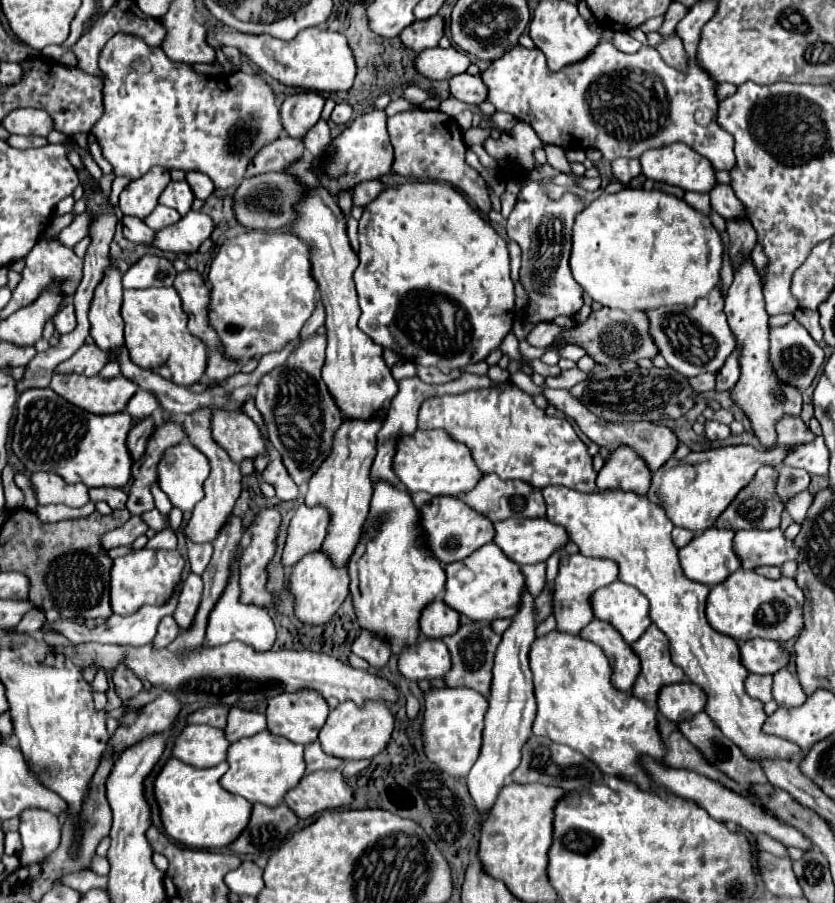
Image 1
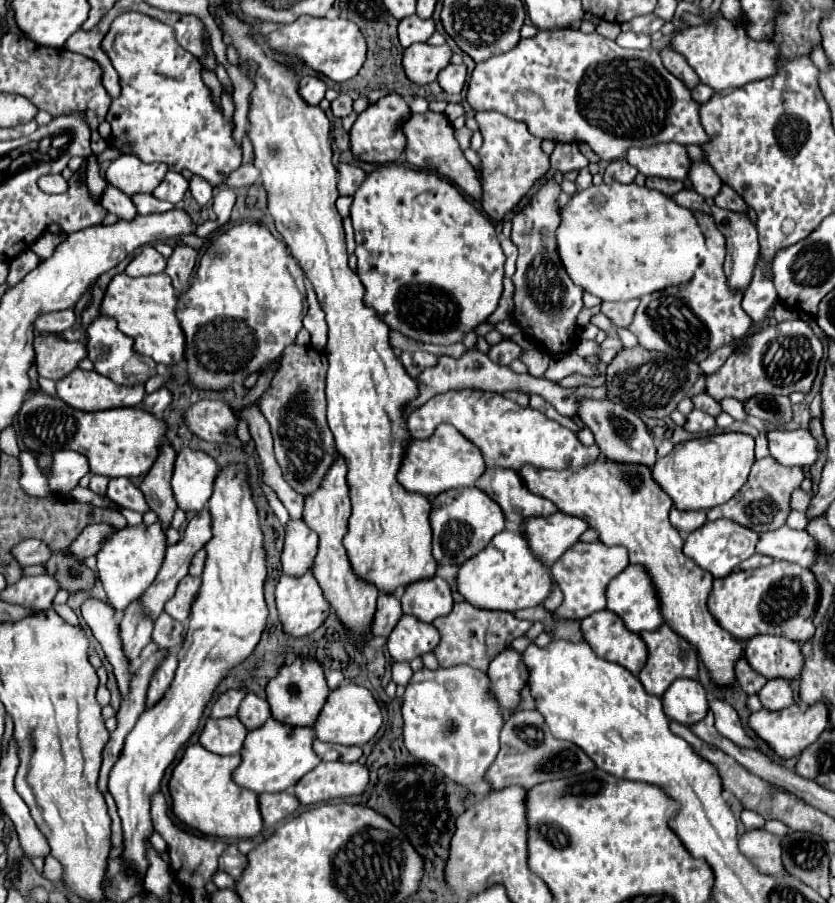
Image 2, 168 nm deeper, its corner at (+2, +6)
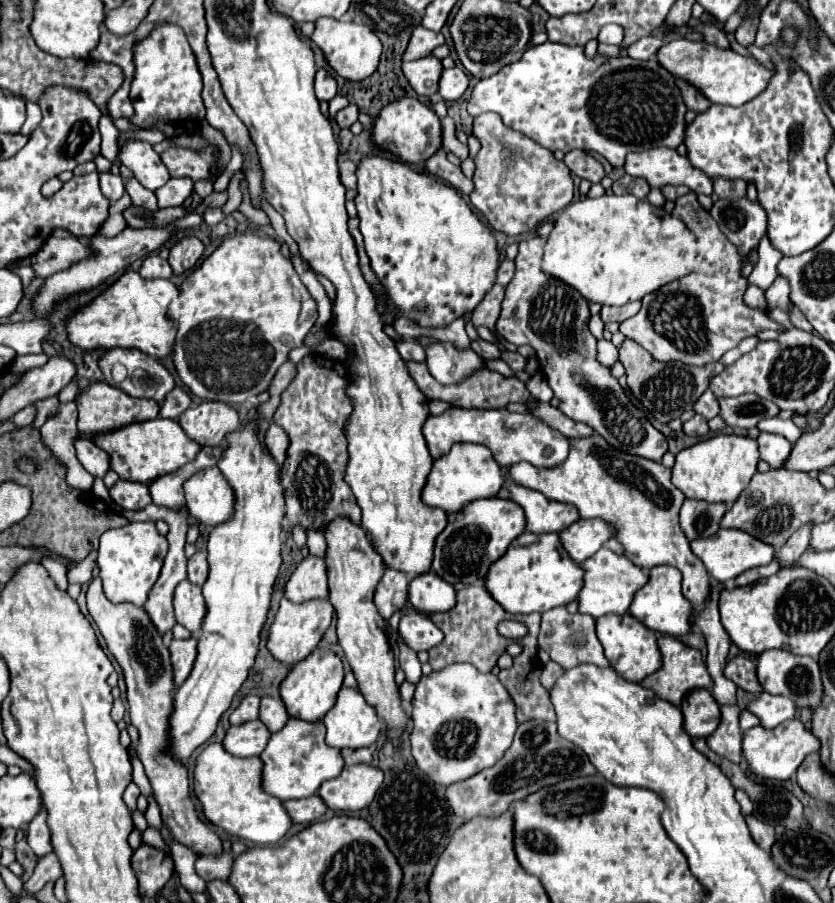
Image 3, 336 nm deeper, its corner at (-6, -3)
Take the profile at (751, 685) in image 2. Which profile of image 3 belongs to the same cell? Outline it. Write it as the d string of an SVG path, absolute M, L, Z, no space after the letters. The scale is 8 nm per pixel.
M736 656L736 658L728 660L724 666L724 676L730 678L736 686L740 686L746 692L752 692L752 694L762 692L758 678L756 678L756 664L748 658Z

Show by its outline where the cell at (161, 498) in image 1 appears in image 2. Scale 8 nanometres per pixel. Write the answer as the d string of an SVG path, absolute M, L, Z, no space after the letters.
M156 521L150 527L142 523L136 527L118 529L102 545L102 549L96 555L98 557L98 577L104 585L110 605L116 611L124 611L132 601L136 601L148 589L148 585L152 585L164 561L164 553L166 553L166 535L164 535L160 521Z

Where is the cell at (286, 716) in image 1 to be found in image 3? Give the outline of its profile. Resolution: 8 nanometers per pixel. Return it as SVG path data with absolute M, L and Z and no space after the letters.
M318 646L312 654L308 654L308 658L304 658L296 666L292 666L288 676L280 684L280 696L282 696L290 716L296 716L296 718L308 720L308 722L318 720L336 702L336 696L342 688L342 680L344 680L344 664L342 664L340 656L332 648Z

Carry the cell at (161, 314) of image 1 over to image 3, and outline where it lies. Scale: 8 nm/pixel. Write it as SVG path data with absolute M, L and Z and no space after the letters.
M128 270L94 300L72 312L64 326L68 340L82 350L112 350L112 348L136 348L154 358L170 356L176 326L166 318L170 302L178 296L178 286L170 280L142 278L138 272Z

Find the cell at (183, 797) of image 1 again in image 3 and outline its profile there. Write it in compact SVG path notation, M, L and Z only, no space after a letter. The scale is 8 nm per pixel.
M222 742L210 744L198 758L194 770L194 792L202 802L206 818L228 834L254 844L276 844L292 826L282 800L262 790L262 760L238 758L224 750Z

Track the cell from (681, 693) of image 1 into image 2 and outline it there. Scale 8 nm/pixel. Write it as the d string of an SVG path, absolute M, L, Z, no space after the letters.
M680 679L668 687L662 697L664 713L670 721L692 725L708 713L706 691L696 679Z

